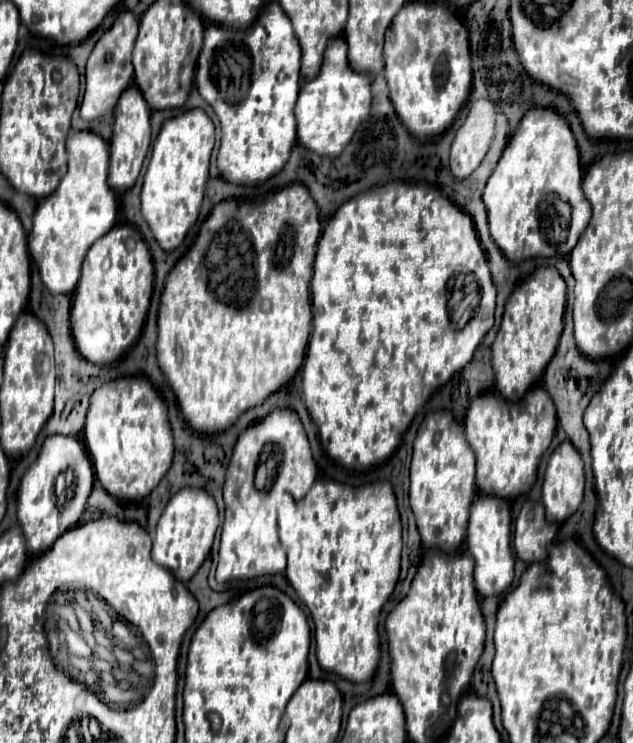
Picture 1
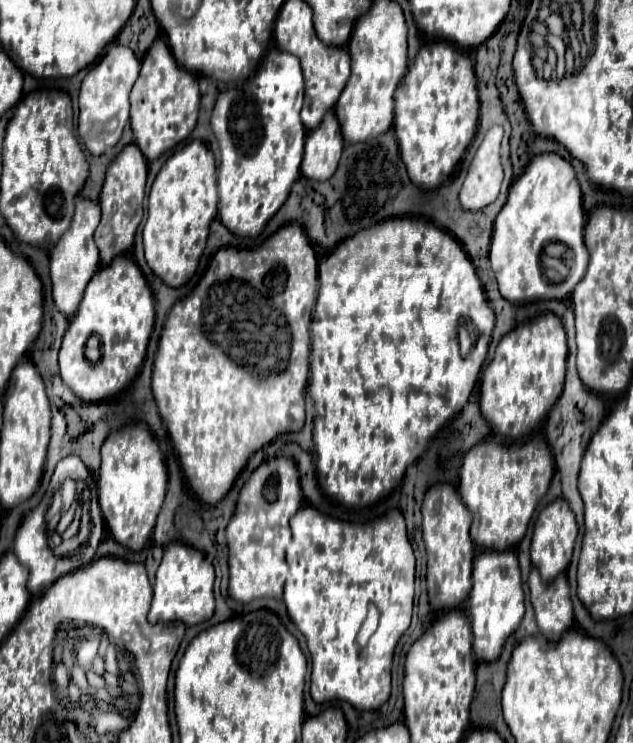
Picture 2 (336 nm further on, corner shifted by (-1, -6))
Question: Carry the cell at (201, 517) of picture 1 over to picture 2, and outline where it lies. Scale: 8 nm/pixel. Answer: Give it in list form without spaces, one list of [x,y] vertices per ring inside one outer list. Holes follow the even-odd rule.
[[[179,542],[167,544],[153,584],[153,604],[149,610],[149,622],[157,624],[157,622],[177,620],[183,622],[185,626],[193,626],[209,620],[215,612],[213,582],[215,582],[215,570],[199,550]]]

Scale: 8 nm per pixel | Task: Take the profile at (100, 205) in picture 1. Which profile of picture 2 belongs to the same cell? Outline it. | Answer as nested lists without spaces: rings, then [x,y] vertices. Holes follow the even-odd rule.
[[[77,198],[77,210],[73,216],[73,222],[69,226],[69,230],[59,238],[57,246],[51,250],[49,258],[51,258],[51,280],[53,280],[53,300],[55,306],[65,314],[65,316],[73,316],[79,308],[79,302],[83,298],[85,286],[89,284],[89,280],[93,278],[93,274],[99,270],[99,250],[93,242],[93,232],[99,224],[99,204],[91,202],[87,198]]]

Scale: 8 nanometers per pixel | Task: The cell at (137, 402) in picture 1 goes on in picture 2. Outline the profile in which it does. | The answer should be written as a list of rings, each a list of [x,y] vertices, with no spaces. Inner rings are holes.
[[[147,424],[127,426],[125,430],[111,434],[105,440],[101,448],[101,470],[97,486],[99,506],[113,540],[133,552],[143,550],[151,540],[167,486],[163,456],[159,454],[159,446]]]

